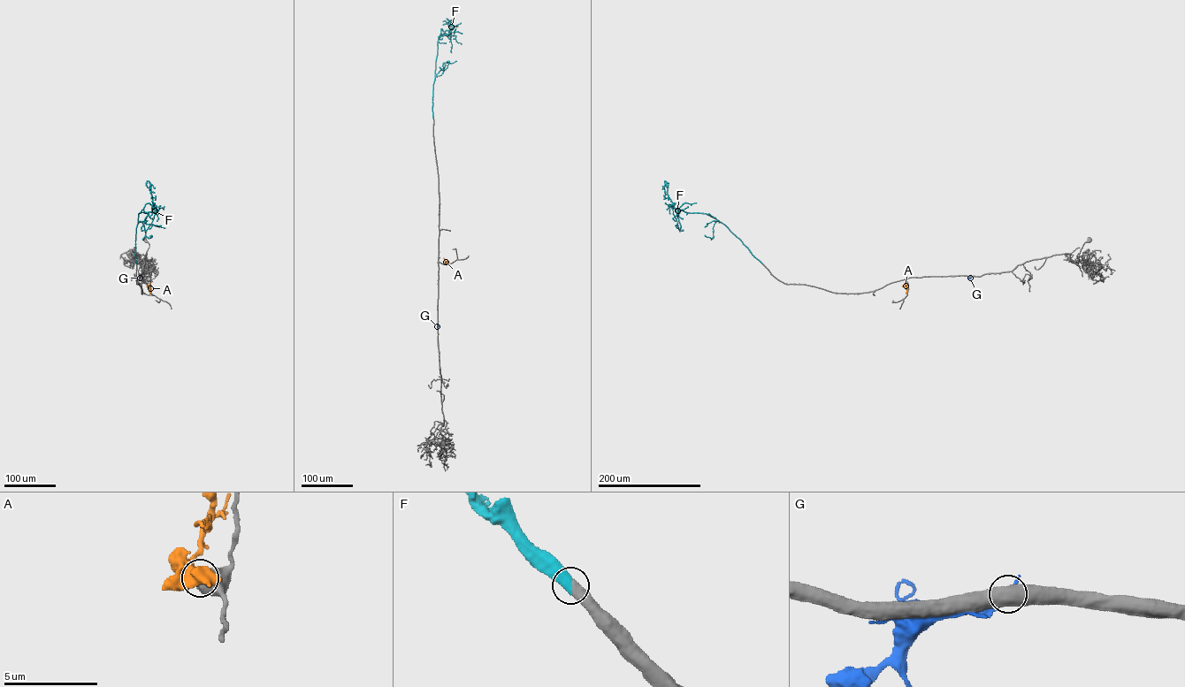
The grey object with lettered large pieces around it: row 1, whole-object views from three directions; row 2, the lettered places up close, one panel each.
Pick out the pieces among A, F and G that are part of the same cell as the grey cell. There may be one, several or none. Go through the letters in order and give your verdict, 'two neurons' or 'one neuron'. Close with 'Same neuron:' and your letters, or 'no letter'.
A: two neurons
F: one neuron
G: two neurons
Same neuron: F

